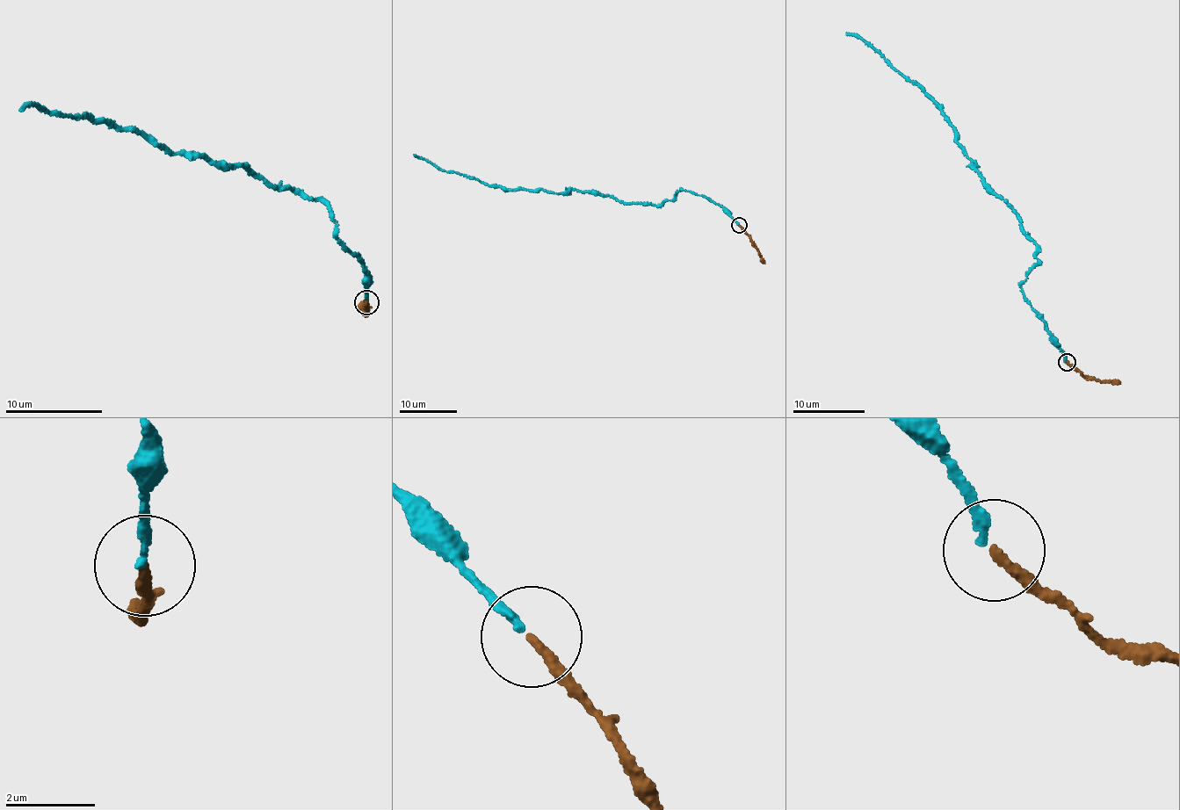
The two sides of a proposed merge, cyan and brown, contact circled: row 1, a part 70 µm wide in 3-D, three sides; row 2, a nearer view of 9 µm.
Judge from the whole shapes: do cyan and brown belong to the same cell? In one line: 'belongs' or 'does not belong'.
belongs

